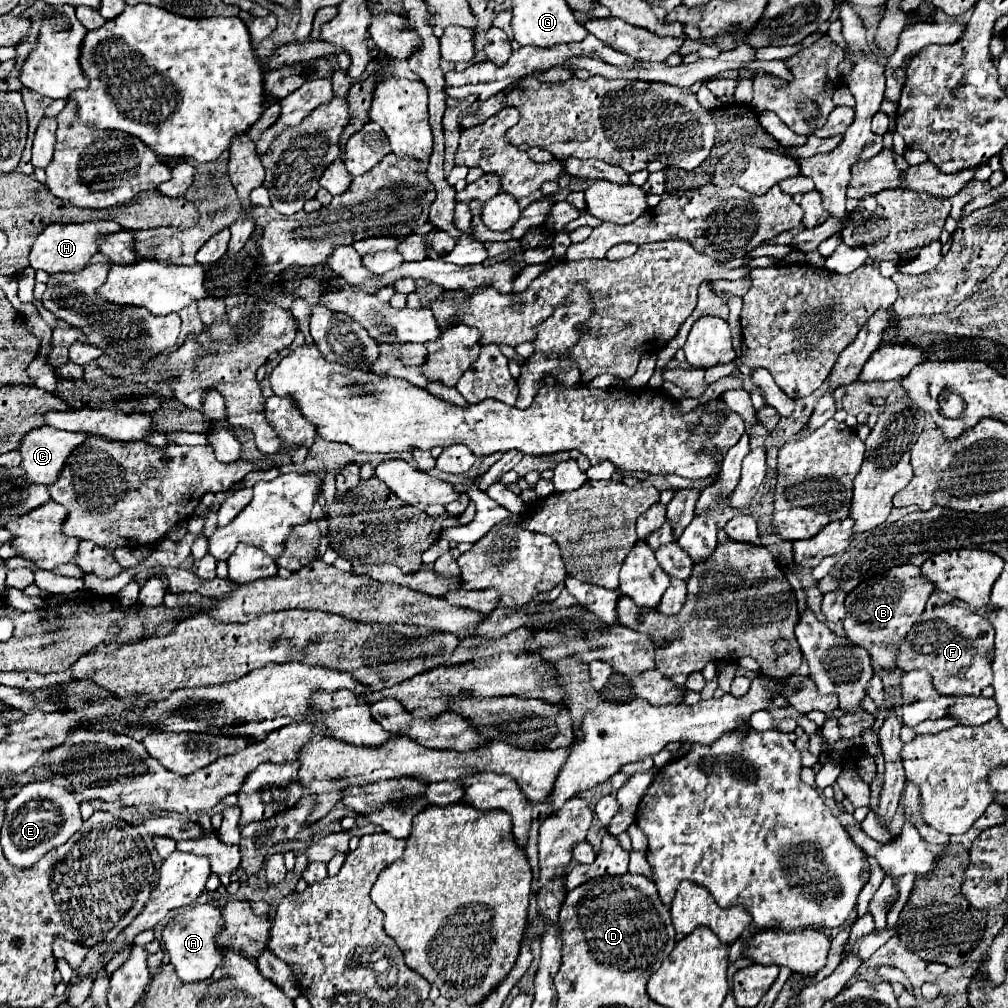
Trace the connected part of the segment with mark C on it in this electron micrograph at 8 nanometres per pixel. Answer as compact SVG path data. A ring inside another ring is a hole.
M38 427L28 431L22 437L20 443L20 469L24 471L24 481L32 481L32 485L48 485L52 481L56 481L56 477L60 475L66 457L72 453L74 447L78 447L82 441L86 439L84 433L70 433L70 431L60 431L60 429L50 429L50 427Z

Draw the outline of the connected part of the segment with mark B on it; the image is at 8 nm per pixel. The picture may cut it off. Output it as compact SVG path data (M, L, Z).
M900 565L878 575L878 579L862 581L854 591L846 595L848 615L842 625L848 641L852 645L864 647L872 659L872 665L892 673L892 665L896 665L898 657L898 647L904 643L904 637L922 615L932 591L932 583L922 579L920 567L916 565Z

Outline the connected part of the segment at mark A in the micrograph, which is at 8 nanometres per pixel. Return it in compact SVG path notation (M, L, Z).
M210 903L196 905L192 911L178 911L168 921L168 925L162 931L162 945L166 947L180 981L192 983L192 981L204 981L212 977L214 969L220 965L222 947L214 943L214 937L220 931L220 925L222 925L220 909Z

